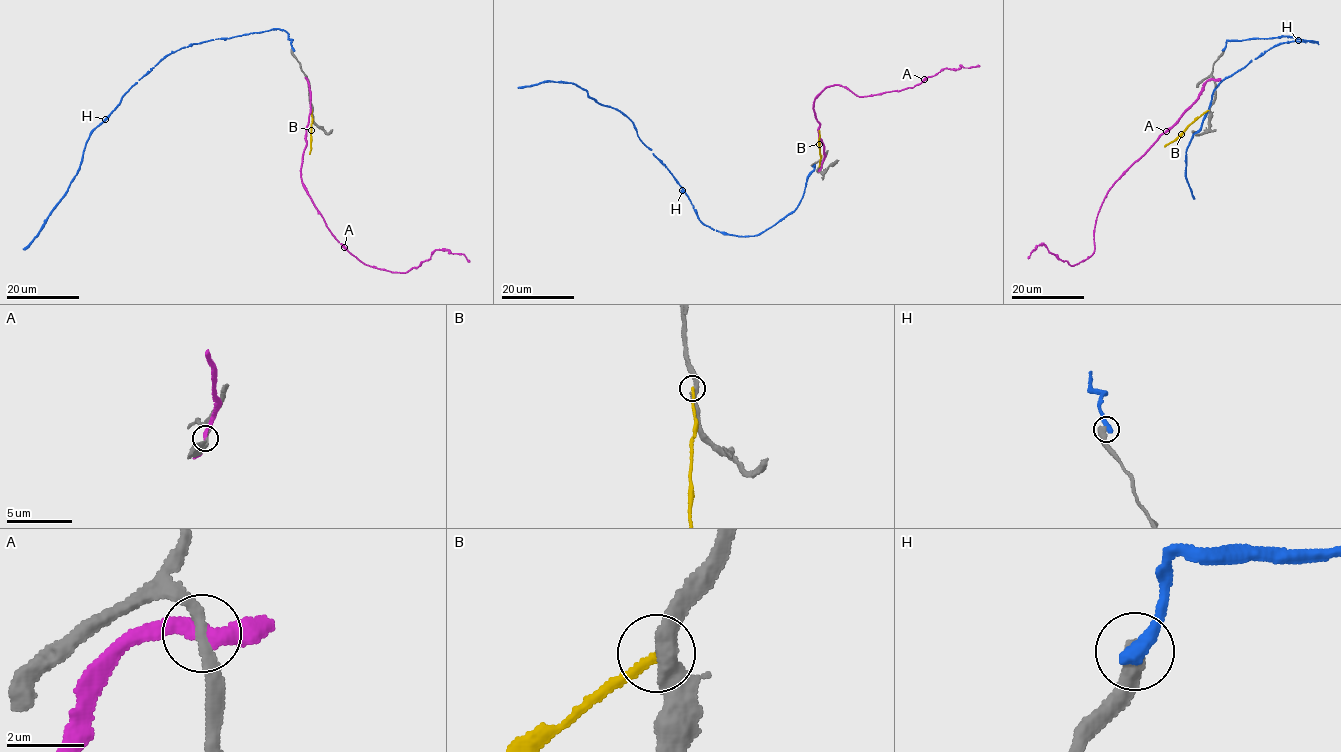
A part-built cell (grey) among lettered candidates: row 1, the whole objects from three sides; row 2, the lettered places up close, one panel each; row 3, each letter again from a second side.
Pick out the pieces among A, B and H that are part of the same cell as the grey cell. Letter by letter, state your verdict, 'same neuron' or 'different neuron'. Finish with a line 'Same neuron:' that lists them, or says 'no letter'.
A: different neuron
B: different neuron
H: different neuron
Same neuron: no letter

